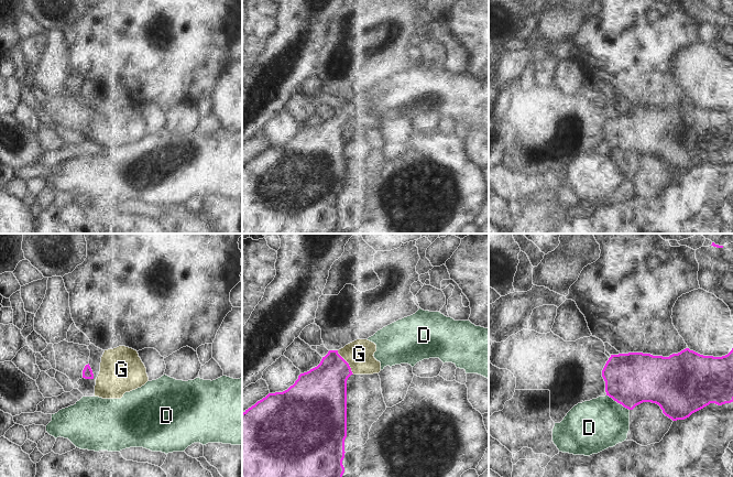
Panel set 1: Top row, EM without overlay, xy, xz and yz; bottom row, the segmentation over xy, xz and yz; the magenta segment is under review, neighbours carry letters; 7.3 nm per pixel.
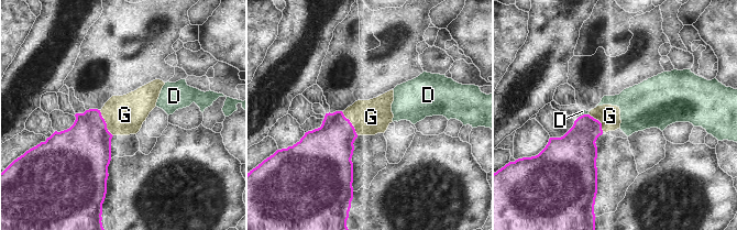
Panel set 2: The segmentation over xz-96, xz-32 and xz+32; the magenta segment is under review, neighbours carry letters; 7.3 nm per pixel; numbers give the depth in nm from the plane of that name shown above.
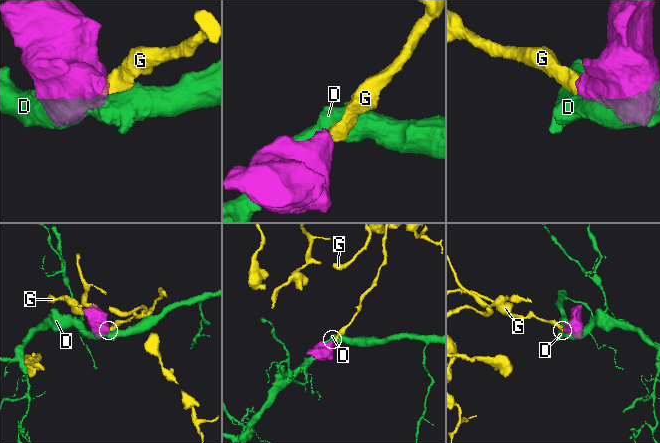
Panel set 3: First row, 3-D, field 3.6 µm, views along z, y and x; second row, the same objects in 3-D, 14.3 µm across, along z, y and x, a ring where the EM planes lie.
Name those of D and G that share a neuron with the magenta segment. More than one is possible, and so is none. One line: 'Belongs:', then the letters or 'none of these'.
Belongs: G

